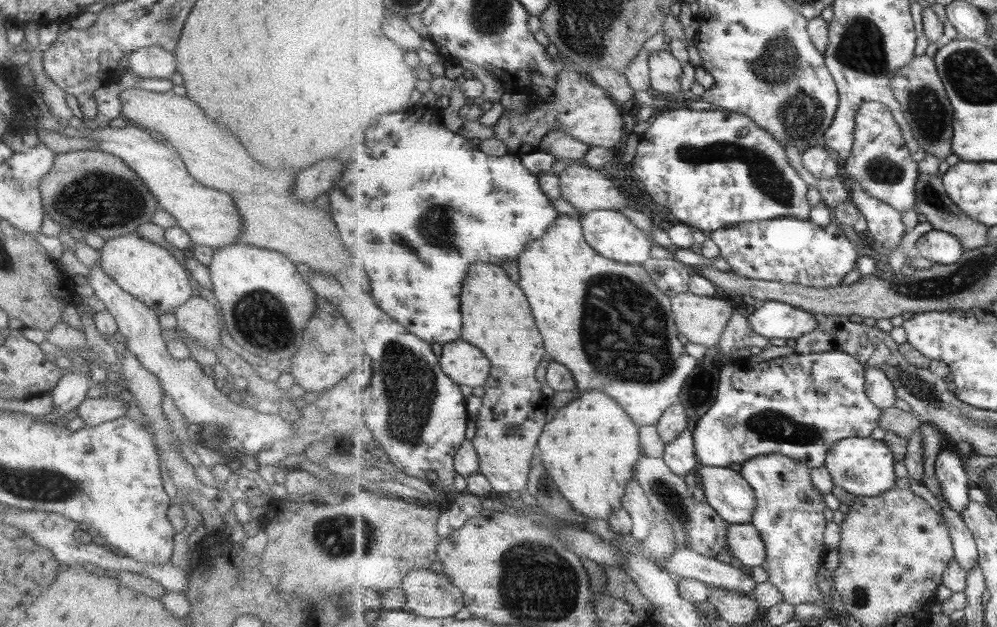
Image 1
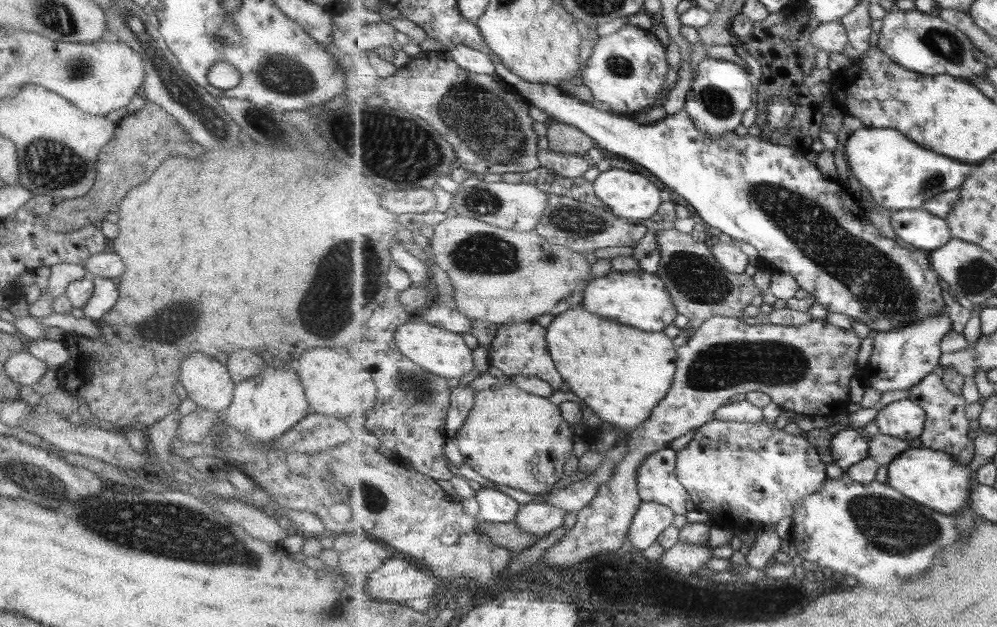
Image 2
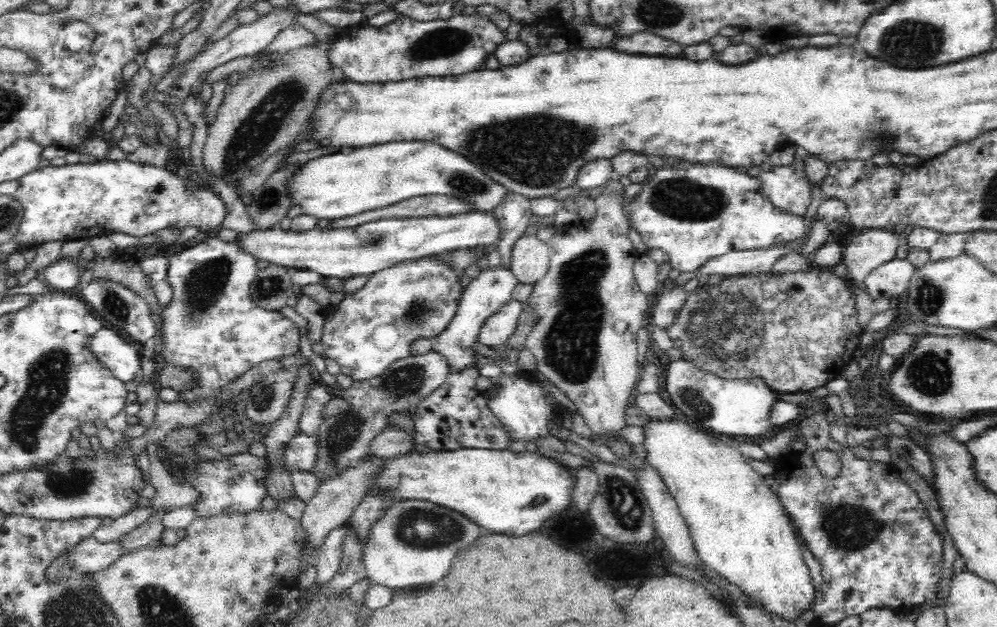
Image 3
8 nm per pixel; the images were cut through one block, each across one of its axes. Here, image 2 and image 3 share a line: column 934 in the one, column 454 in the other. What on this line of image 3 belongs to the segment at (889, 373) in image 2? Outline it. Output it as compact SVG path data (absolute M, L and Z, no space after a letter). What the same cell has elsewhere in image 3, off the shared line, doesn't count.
M498 265L480 272L462 291L456 314L450 321L450 325L435 337L431 344L433 352L439 354L446 361L450 373L458 373L466 368L479 366L478 360L476 360L476 350L474 350L474 344L478 344L479 331L486 319L490 318L490 315L496 314L496 311L511 298L516 284L518 282L511 271Z

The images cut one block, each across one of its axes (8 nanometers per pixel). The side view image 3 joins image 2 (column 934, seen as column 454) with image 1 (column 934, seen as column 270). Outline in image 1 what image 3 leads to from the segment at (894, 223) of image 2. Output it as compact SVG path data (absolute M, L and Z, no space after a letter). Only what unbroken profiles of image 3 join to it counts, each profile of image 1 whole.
M932 228L921 235L917 242L918 256L922 256L935 265L952 265L961 260L965 248L954 234Z

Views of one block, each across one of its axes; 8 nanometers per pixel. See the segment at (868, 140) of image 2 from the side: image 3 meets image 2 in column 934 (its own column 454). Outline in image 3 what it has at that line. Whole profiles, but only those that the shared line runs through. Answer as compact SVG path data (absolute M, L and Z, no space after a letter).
M423 140L387 142L360 148L344 148L342 151L322 155L306 162L306 166L300 172L296 172L291 181L292 206L287 216L294 218L304 213L318 218L338 220L384 208L401 200L429 195L457 198L465 202L472 211L490 212L501 205L510 194L511 191L506 186L495 182L489 174L482 172L480 167L468 162L468 158L464 158L458 152L446 150L436 142Z

